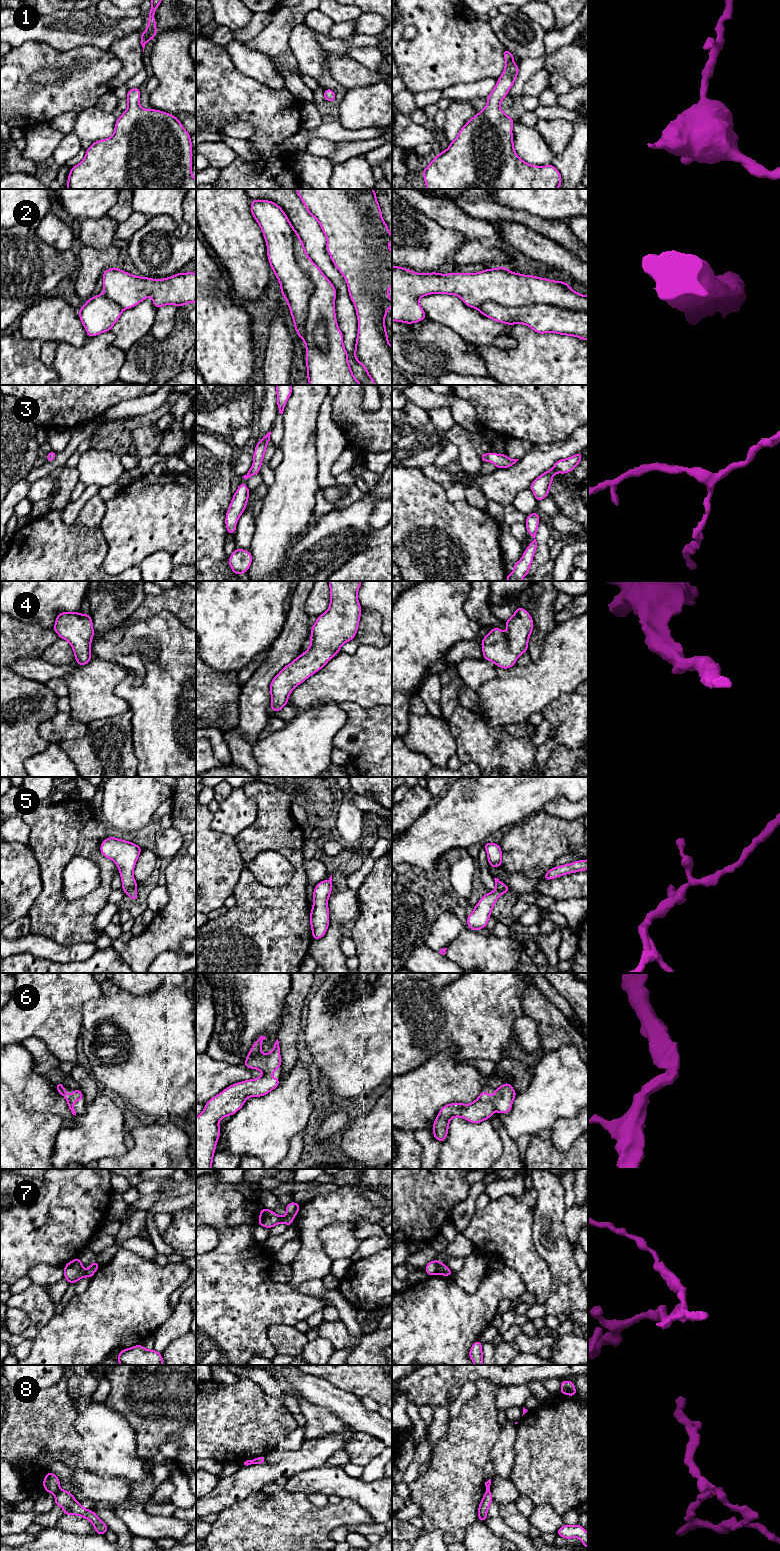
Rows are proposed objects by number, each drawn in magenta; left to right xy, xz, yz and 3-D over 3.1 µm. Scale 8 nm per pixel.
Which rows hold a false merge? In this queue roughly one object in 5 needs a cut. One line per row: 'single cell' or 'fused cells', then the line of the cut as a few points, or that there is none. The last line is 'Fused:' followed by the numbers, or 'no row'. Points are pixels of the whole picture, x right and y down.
1: single cell | no cut
2: fused cells | xz (289, 223), (294, 256), (313, 285), (305, 342)
3: single cell | no cut
4: single cell | no cut
5: single cell | no cut
6: single cell | no cut
7: fused cells | yz (440, 1262), (436, 1272)
8: fused cells | xy (60, 1490), (54, 1494)
Fused: 2, 7, 8

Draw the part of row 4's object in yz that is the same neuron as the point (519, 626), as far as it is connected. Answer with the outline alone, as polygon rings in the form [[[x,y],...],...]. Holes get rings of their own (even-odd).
[[[518,606],[505,625],[506,635],[495,627],[483,638],[481,646],[483,659],[492,661],[503,669],[509,669],[516,664],[520,655],[528,651],[528,641],[534,624],[528,611]]]

